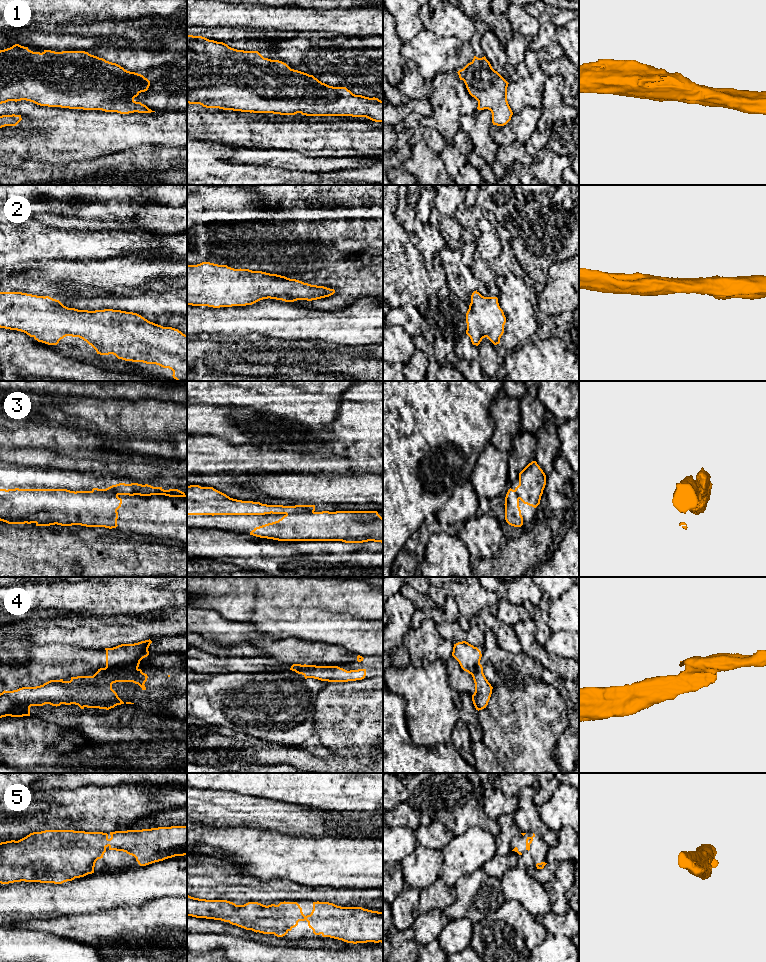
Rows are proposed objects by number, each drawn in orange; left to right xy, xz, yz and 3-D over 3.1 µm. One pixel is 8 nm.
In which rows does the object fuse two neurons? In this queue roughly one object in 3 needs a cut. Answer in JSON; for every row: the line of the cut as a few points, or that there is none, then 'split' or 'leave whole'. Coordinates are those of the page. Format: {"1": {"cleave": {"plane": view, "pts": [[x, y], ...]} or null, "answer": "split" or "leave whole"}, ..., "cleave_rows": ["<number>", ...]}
{"1": {"cleave": null, "answer": "leave whole"}, "2": {"cleave": null, "answer": "leave whole"}, "3": {"cleave": null, "answer": "leave whole"}, "4": {"cleave": {"plane": "xy", "pts": [[137, 668], [93, 676]]}, "answer": "split"}, "5": {"cleave": null, "answer": "leave whole"}, "cleave_rows": ["4"]}

